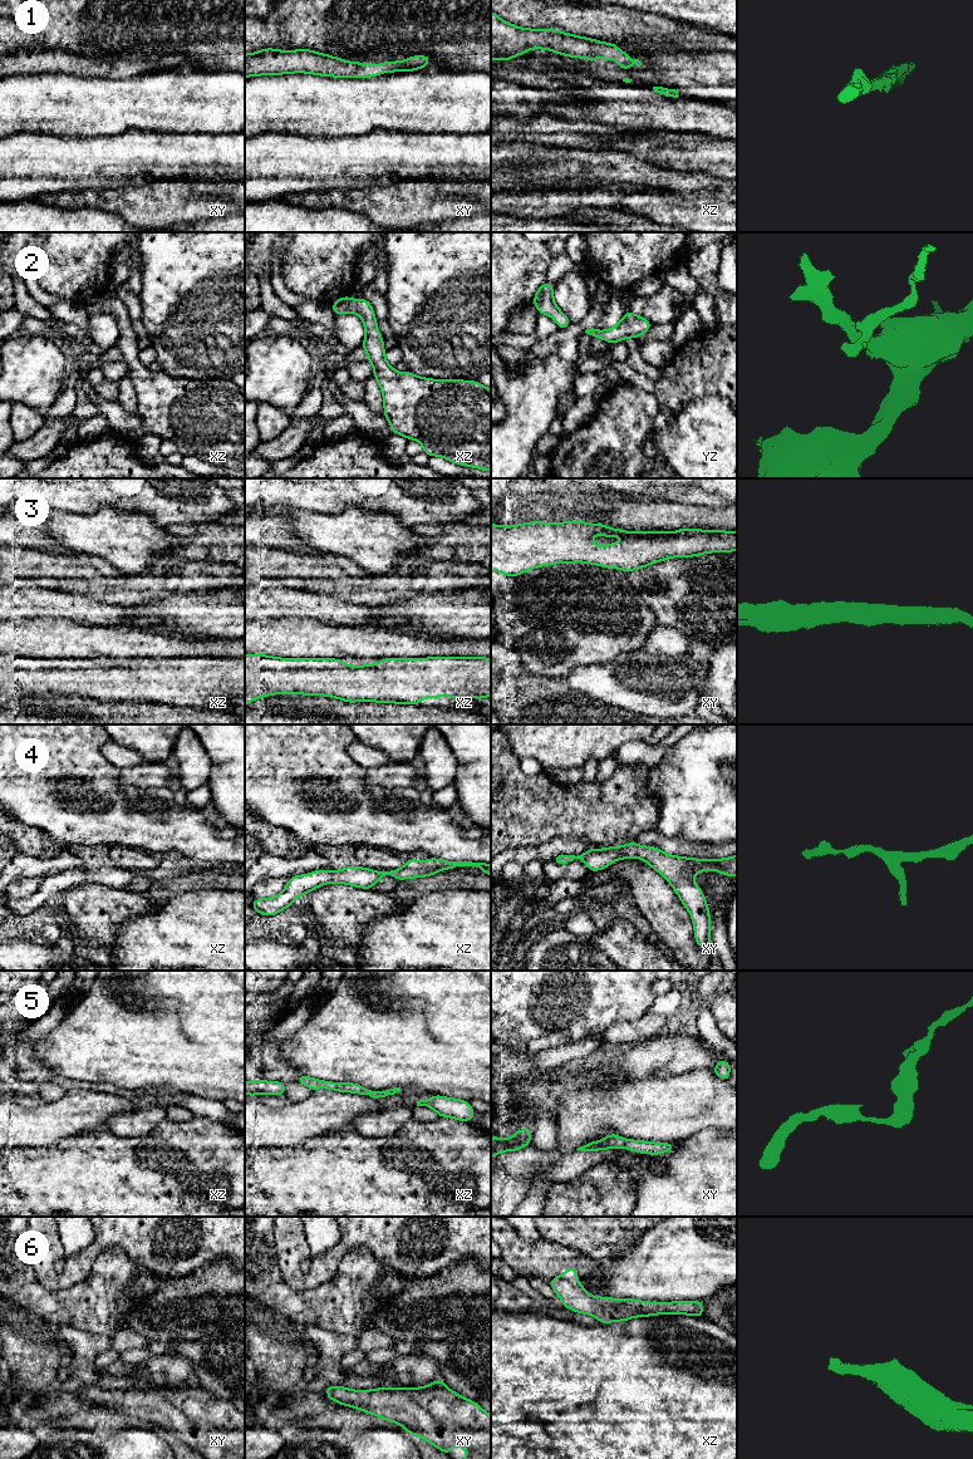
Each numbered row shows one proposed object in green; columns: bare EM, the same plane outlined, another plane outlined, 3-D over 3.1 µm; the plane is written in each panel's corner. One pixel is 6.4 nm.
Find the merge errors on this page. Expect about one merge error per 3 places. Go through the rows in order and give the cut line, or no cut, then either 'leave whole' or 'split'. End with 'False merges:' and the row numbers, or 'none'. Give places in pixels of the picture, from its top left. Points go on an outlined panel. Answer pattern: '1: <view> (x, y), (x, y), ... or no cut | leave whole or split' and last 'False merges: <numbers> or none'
1: no cut | leave whole
2: no cut | leave whole
3: no cut | leave whole
4: no cut | leave whole
5: no cut | leave whole
6: no cut | leave whole
False merges: none

